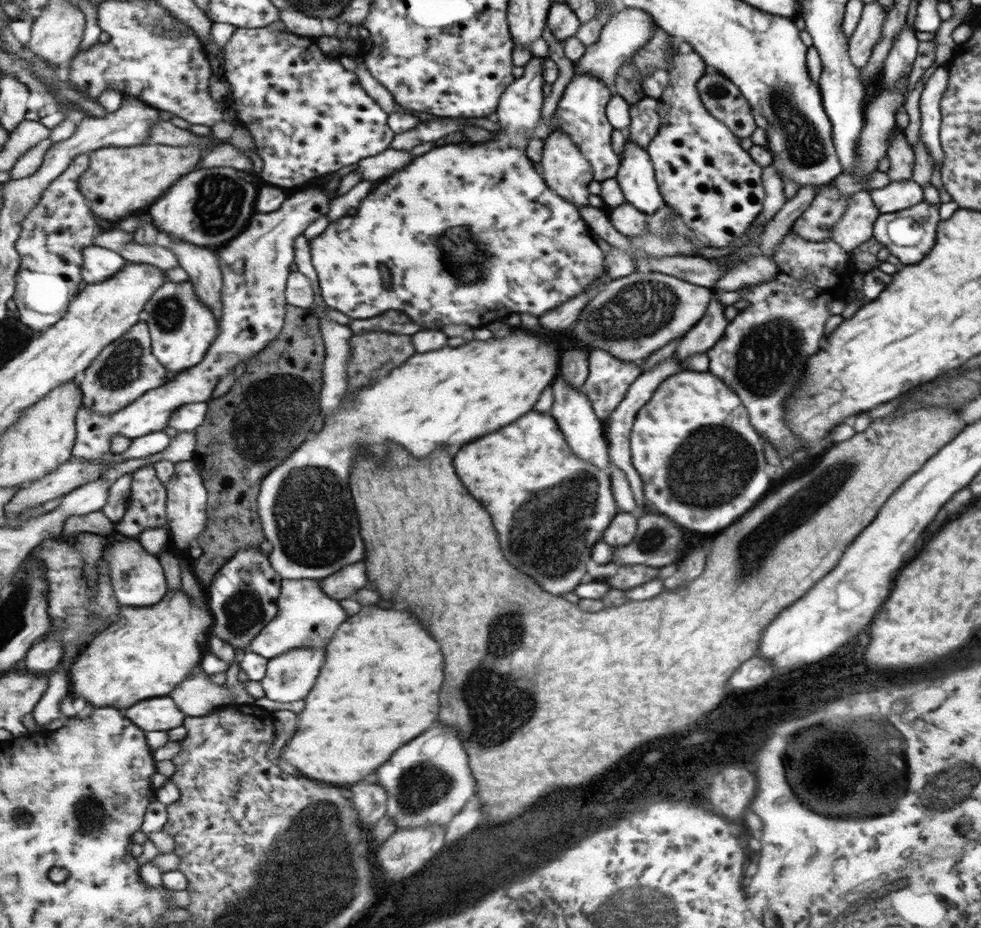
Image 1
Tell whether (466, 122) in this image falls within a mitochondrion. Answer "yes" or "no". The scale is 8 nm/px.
no

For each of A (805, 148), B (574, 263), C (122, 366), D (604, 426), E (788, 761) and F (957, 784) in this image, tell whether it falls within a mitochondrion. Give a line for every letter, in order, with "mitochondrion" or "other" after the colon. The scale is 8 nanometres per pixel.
A: mitochondrion
B: other
C: mitochondrion
D: other
E: other
F: mitochondrion

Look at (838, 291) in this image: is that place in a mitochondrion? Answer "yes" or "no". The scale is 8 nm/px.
no

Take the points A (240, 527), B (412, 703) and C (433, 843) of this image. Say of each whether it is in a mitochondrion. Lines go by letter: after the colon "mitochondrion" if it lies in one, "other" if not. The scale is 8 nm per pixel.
A: other
B: other
C: other

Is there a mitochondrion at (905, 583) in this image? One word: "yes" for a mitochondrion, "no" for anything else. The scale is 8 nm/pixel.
no

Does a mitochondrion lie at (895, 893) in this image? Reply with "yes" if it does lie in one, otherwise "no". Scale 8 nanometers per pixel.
yes

